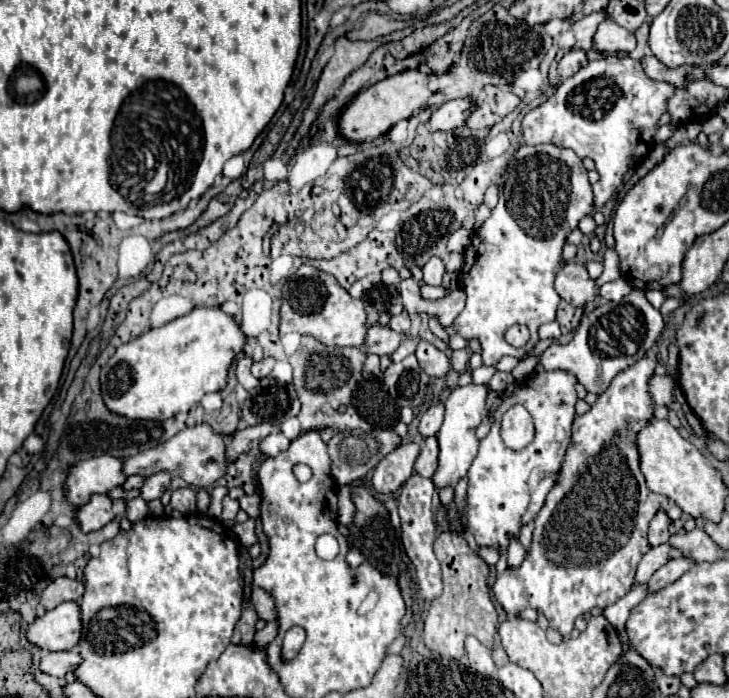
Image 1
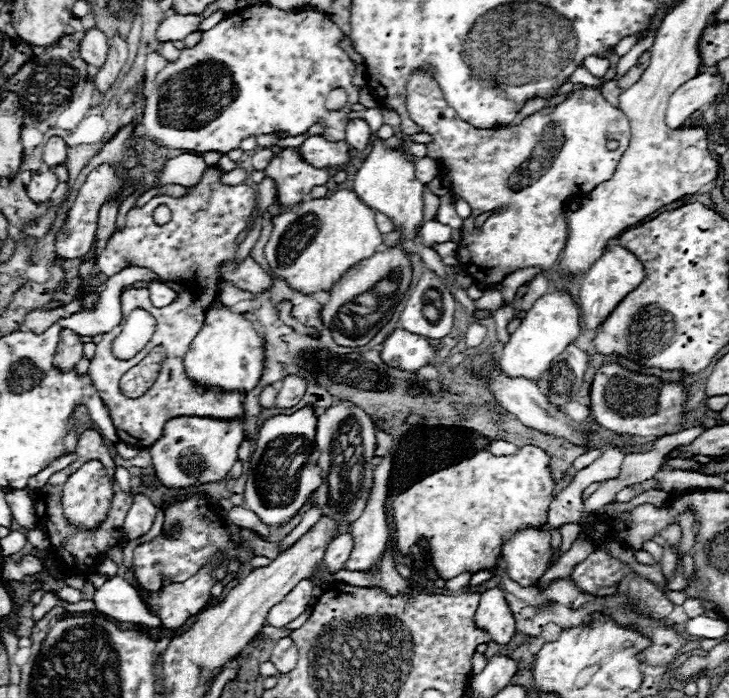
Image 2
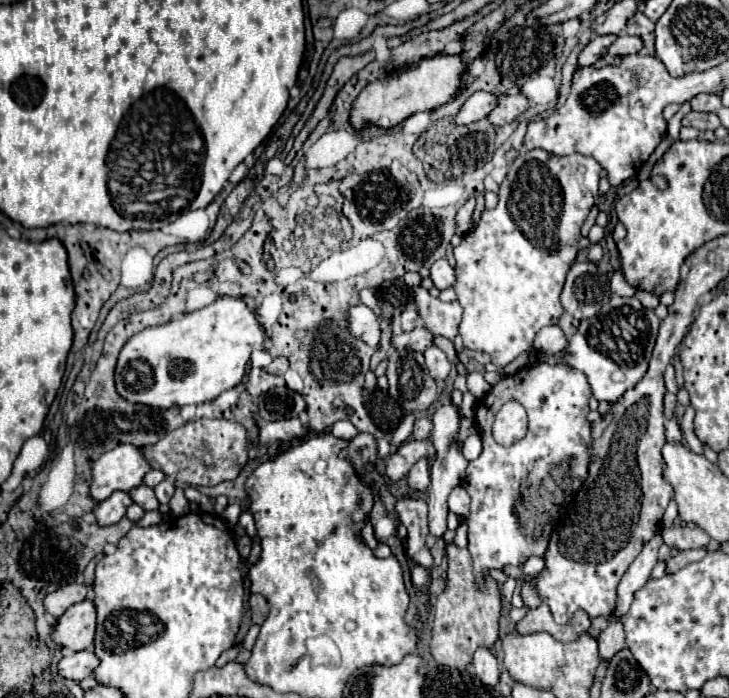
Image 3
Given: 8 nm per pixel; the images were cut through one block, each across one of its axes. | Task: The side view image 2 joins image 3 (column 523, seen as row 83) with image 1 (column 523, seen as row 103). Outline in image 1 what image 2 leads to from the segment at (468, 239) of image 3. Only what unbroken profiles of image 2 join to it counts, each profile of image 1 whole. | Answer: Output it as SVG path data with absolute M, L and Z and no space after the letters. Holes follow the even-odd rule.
M552 144L540 146L520 146L512 156L506 174L500 180L500 200L492 208L490 218L472 234L472 242L464 252L464 262L460 268L460 284L466 292L466 308L454 320L454 330L470 340L478 340L482 346L484 366L494 366L502 356L524 358L538 342L538 326L556 320L556 308L560 296L554 290L554 278L562 270L562 248L572 230L578 228L578 222L594 212L594 194L588 182L586 168L582 160L566 148ZM566 172L568 176L568 196L566 196ZM514 324L526 324L530 330L530 340L524 348L514 348L504 340L504 334Z

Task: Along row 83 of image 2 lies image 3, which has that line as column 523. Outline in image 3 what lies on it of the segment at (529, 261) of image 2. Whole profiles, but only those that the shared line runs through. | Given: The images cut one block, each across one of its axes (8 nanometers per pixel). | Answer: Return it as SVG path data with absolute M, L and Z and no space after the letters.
M506 402L494 418L494 440L502 446L510 446L518 442L526 434L526 410L518 402Z

